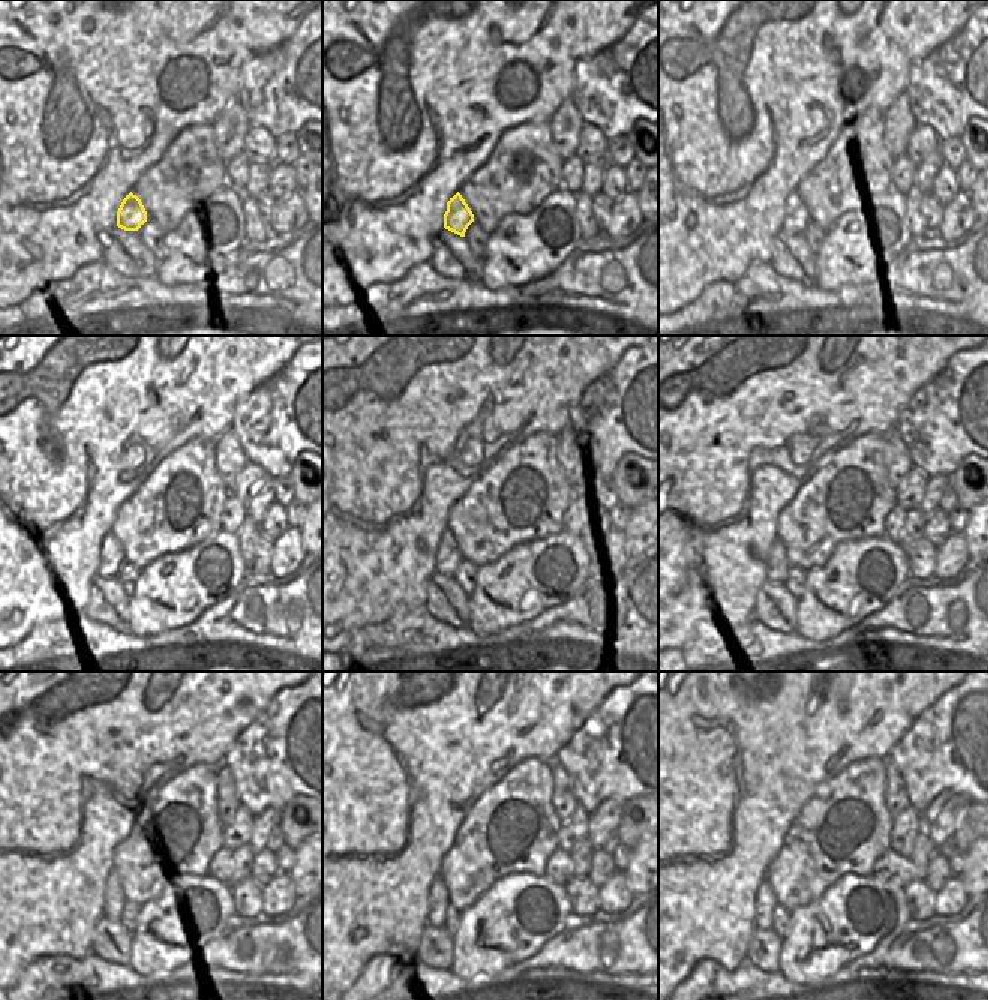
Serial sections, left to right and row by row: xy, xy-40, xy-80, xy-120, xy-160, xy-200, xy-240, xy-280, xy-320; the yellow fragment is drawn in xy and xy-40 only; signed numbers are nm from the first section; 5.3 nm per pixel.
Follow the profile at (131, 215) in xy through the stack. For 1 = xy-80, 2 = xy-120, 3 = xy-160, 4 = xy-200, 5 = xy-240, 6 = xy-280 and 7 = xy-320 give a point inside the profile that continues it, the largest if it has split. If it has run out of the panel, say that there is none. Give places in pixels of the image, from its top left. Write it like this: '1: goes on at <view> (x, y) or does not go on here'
1: goes on at xy-80 (795, 218)
2: goes on at xy-120 (111, 558)
3: goes on at xy-160 (447, 558)
4: goes on at xy-200 (778, 564)
5: goes on at xy-240 (113, 904)
6: goes on at xy-280 (438, 900)
7: goes on at xy-320 (765, 900)

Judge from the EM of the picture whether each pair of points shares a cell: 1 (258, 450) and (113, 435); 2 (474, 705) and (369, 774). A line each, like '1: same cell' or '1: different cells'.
1: different cells
2: same cell

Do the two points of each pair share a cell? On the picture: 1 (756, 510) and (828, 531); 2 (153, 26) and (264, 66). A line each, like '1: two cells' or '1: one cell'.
1: two cells
2: two cells

